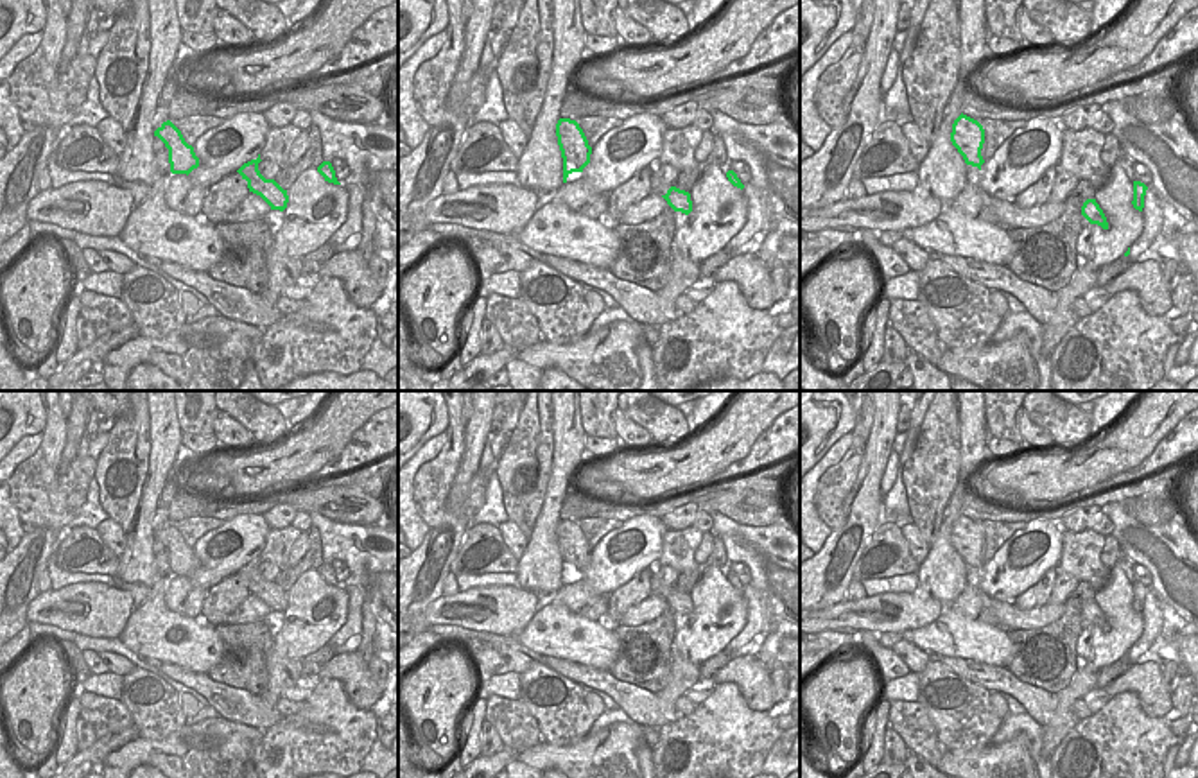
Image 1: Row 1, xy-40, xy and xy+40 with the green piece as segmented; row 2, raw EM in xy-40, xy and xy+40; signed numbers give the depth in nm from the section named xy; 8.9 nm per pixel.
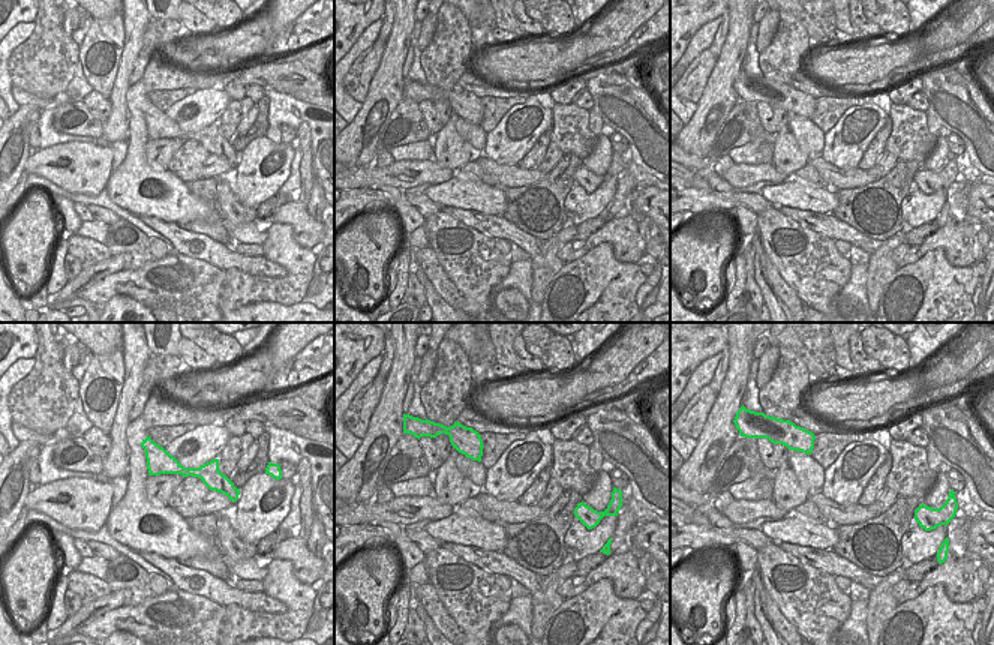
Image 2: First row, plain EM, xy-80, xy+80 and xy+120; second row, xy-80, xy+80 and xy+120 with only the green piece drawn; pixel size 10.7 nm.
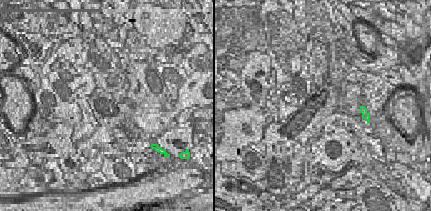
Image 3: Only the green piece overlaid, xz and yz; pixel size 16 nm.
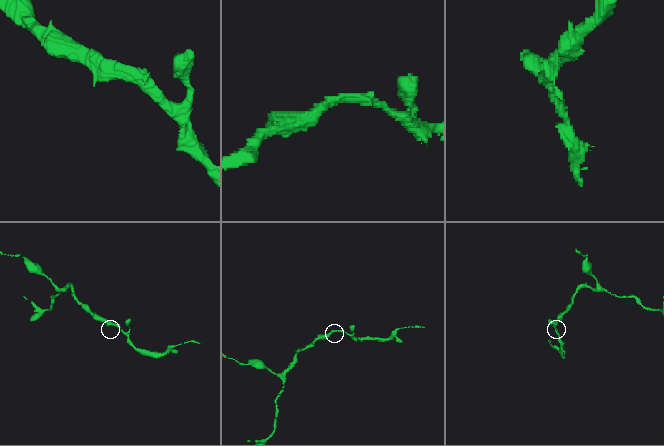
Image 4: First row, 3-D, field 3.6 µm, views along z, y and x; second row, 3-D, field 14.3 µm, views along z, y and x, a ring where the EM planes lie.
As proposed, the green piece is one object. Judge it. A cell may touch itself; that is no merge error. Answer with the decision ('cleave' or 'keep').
keep

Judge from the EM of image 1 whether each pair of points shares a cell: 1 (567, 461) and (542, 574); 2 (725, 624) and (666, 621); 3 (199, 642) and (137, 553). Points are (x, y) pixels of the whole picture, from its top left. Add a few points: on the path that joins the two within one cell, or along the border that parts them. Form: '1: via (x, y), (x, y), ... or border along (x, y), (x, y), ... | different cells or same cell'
1: via (556, 490), (551, 499), (542, 545) | same cell
2: border along (677, 631), (671, 640) | different cells
3: border along (155, 538), (155, 581), (149, 587) | different cells

